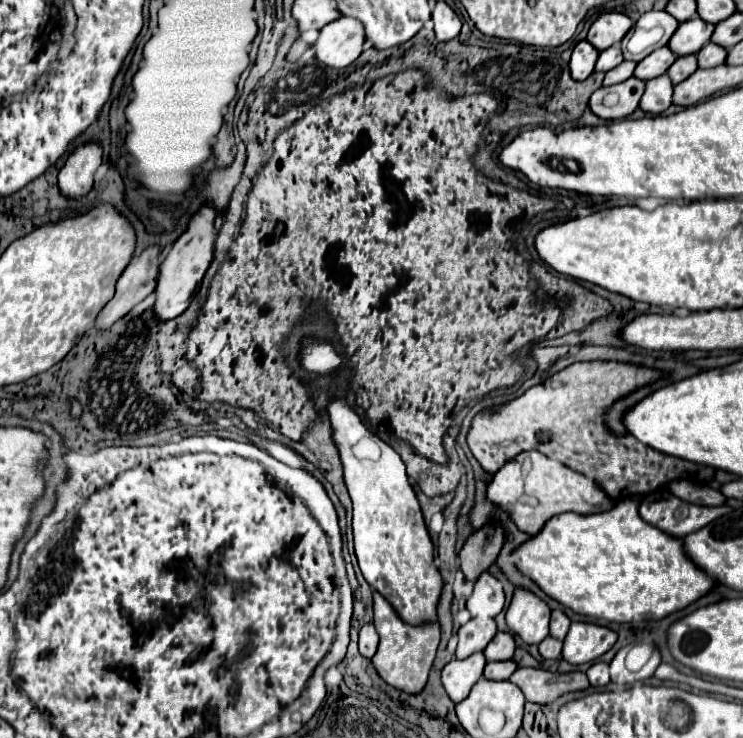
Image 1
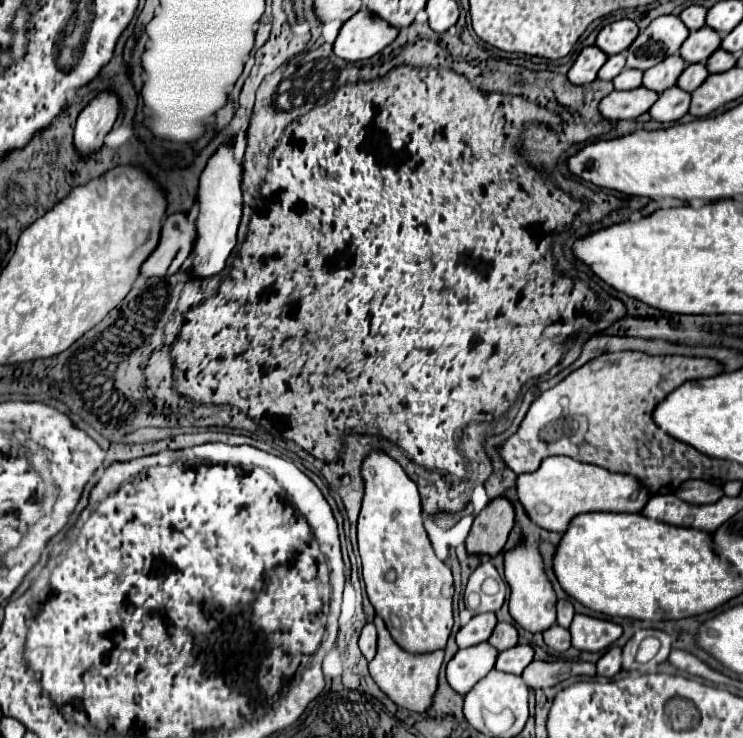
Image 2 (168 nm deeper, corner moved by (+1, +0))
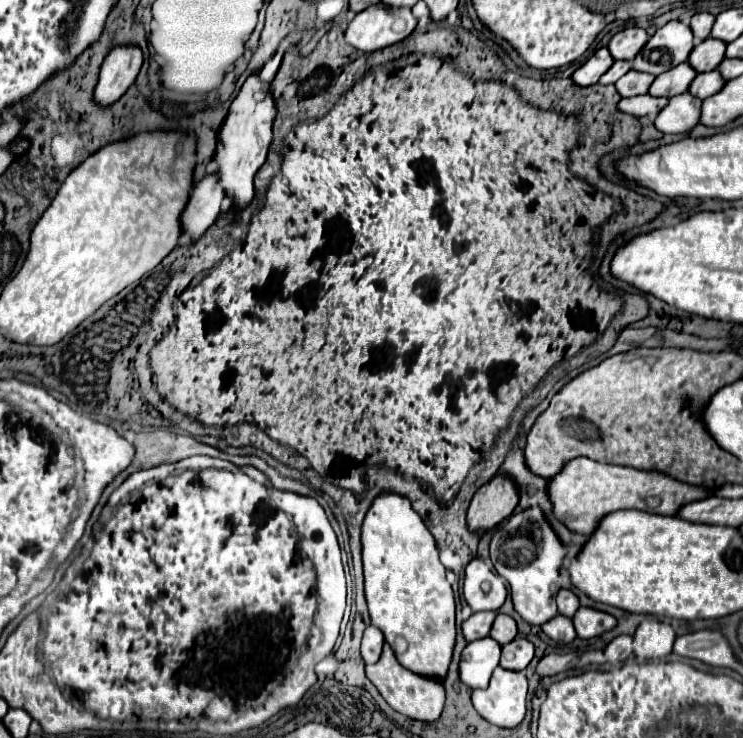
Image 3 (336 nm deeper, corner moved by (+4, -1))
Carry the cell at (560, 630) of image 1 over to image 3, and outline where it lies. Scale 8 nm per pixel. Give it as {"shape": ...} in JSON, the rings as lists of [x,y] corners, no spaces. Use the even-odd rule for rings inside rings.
{"shape":[[[559,590],[557,608],[559,608],[559,614],[571,618],[577,612],[577,608],[579,608],[579,600],[577,600],[577,596],[571,590]]]}

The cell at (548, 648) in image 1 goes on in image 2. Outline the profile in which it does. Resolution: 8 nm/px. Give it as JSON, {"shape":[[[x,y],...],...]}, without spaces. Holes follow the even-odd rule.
{"shape":[[[552,625],[550,629],[546,629],[544,631],[544,641],[546,641],[548,647],[552,647],[558,653],[566,651],[572,645],[570,643],[570,631],[564,629],[564,627],[560,627],[560,625]]]}

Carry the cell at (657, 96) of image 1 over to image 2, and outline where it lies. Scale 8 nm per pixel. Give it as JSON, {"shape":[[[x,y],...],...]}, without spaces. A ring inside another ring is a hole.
{"shape":[[[672,87],[670,91],[660,93],[658,103],[654,103],[654,107],[650,107],[650,117],[654,121],[660,123],[674,123],[678,119],[682,119],[688,109],[690,109],[690,93],[682,91],[680,87]]]}

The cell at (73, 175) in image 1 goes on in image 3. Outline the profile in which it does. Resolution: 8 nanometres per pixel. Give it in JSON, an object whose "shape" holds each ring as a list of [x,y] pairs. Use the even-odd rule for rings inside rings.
{"shape":[[[137,46],[113,48],[101,66],[99,82],[95,86],[95,104],[107,108],[117,102],[129,86],[135,82],[139,68],[143,64],[143,54]]]}

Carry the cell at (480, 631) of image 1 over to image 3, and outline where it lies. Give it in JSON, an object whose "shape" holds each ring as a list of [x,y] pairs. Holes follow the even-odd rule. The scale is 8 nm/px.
{"shape":[[[475,612],[473,616],[469,616],[461,626],[465,640],[473,642],[473,640],[489,636],[493,620],[495,620],[495,612]]]}

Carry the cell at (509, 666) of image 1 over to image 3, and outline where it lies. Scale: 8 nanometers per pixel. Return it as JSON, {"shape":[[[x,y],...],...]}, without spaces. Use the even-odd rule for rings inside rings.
{"shape":[[[515,638],[511,644],[503,646],[499,666],[505,670],[525,670],[527,664],[533,660],[533,644],[527,638]]]}

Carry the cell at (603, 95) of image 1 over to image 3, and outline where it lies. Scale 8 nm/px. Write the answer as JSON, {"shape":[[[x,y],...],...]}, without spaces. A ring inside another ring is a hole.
{"shape":[[[641,94],[641,96],[631,96],[631,98],[621,98],[619,112],[631,114],[637,118],[655,116],[665,104],[667,104],[667,98],[655,98],[651,94]]]}

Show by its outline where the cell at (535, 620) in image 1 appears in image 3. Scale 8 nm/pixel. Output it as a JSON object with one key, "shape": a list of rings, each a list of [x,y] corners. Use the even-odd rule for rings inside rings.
{"shape":[[[529,508],[507,518],[495,528],[491,540],[491,562],[495,570],[509,582],[511,598],[517,614],[531,626],[541,626],[557,616],[555,594],[551,586],[559,576],[559,566],[565,556],[565,546],[559,542],[541,510]]]}

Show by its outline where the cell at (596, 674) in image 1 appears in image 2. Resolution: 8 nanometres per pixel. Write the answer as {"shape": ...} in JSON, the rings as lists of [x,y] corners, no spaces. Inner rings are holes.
{"shape":[[[610,647],[606,655],[600,657],[598,661],[598,679],[610,679],[622,669],[622,649],[620,647]]]}

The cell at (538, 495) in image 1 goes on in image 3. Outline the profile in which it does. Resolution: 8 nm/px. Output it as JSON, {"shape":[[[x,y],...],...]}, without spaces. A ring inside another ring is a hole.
{"shape":[[[573,458],[561,468],[561,472],[549,478],[547,494],[553,504],[555,518],[561,524],[565,524],[571,532],[589,536],[595,530],[599,518],[615,510],[631,508],[631,510],[643,510],[649,514],[671,516],[683,504],[709,496],[709,490],[677,482],[659,472],[641,472],[627,466],[611,466],[611,464],[593,462],[589,458]]]}

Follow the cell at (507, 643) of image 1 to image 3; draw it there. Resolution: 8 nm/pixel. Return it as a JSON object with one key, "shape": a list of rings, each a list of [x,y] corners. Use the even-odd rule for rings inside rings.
{"shape":[[[499,614],[493,622],[493,628],[491,628],[491,634],[489,634],[493,640],[497,640],[501,646],[515,640],[517,636],[517,624],[511,616],[505,616],[505,614]]]}

